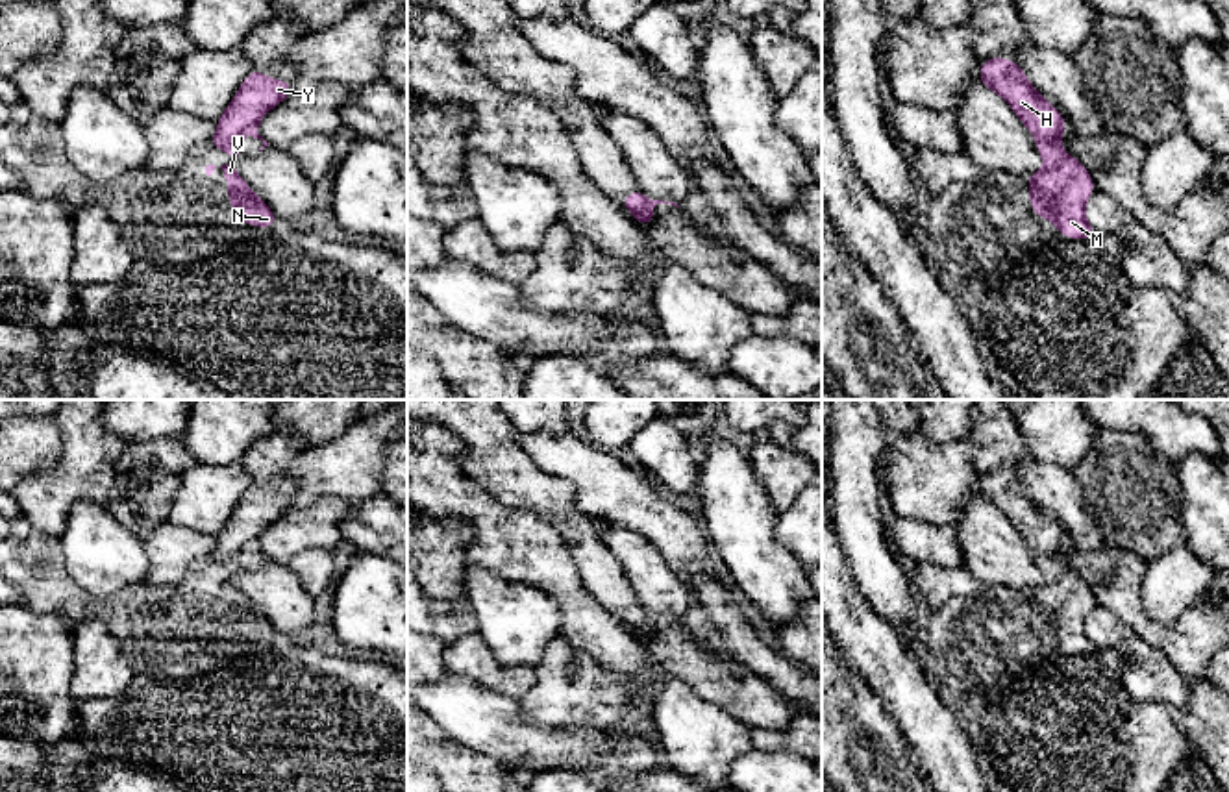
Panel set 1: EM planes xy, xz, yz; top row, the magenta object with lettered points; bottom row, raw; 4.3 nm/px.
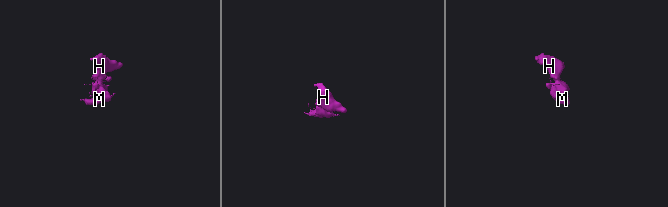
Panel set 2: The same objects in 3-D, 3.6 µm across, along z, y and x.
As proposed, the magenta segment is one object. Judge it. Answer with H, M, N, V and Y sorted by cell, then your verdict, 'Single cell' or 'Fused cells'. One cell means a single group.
Groups: H Y / M N V. Fused cells

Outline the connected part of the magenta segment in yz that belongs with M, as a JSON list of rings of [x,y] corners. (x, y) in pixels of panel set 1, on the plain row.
[[[1059,551],[1037,555],[1044,581],[1024,588],[1029,598],[1029,620],[1038,633],[1051,635],[1064,653],[1098,653],[1085,627],[1096,598],[1088,583],[1062,564]]]

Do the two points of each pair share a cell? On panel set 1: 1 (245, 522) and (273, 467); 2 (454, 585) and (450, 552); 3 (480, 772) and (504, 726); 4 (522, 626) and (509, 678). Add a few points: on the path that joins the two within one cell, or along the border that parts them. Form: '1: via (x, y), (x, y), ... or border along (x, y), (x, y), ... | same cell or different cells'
1: via (258, 509), (269, 498), (271, 480) | same cell
2: via (450, 578), (450, 559) | same cell
3: border along (450, 735), (493, 757), (504, 768) | different cells
4: border along (482, 635), (502, 665), (533, 668) | different cells

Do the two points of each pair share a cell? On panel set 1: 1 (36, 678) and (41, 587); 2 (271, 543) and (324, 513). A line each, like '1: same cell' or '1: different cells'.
1: different cells
2: same cell

